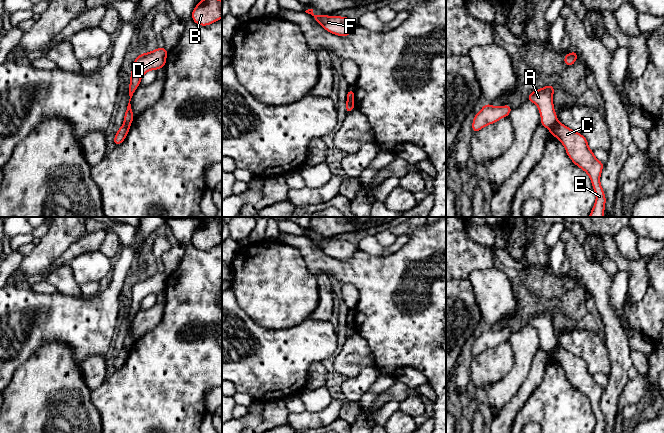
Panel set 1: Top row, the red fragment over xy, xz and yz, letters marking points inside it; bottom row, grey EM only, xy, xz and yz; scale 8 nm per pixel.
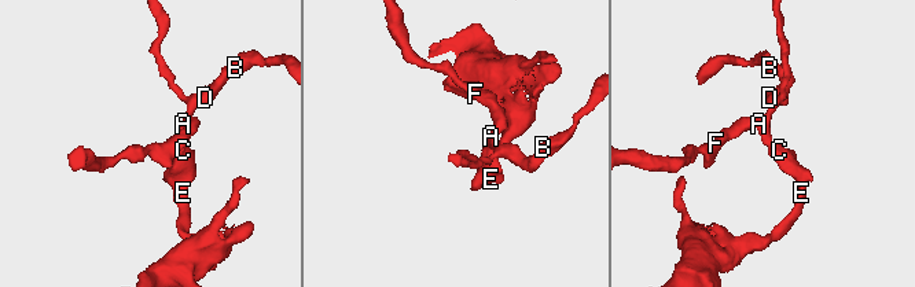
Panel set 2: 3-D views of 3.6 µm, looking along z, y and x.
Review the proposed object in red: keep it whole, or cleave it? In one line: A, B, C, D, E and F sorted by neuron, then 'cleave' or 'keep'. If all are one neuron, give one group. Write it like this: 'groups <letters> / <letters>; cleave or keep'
groups A B D F / C E; cleave

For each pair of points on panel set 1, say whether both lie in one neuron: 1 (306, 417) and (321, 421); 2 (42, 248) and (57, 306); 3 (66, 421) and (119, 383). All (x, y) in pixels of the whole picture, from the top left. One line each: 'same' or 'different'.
1: same
2: different
3: different

